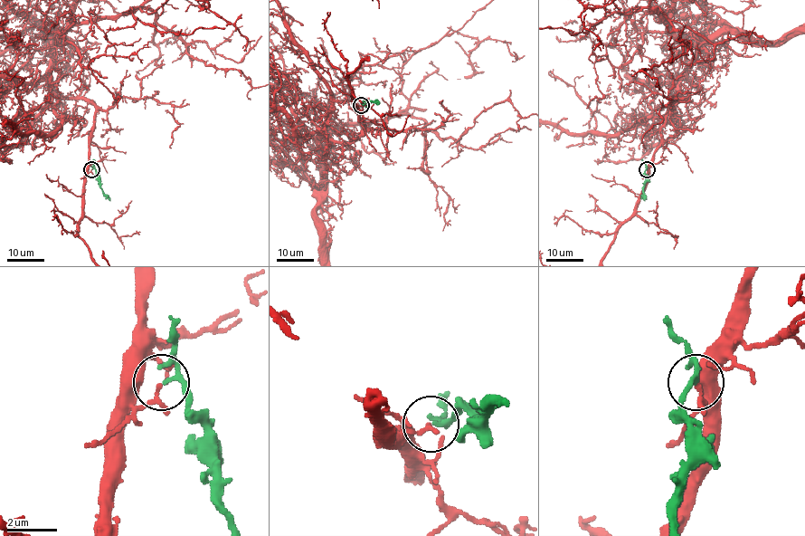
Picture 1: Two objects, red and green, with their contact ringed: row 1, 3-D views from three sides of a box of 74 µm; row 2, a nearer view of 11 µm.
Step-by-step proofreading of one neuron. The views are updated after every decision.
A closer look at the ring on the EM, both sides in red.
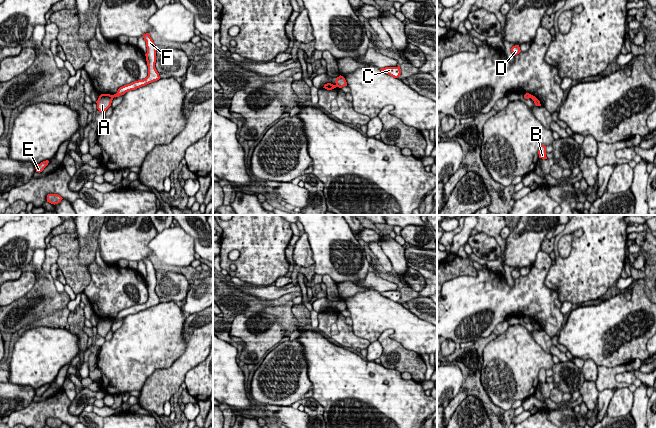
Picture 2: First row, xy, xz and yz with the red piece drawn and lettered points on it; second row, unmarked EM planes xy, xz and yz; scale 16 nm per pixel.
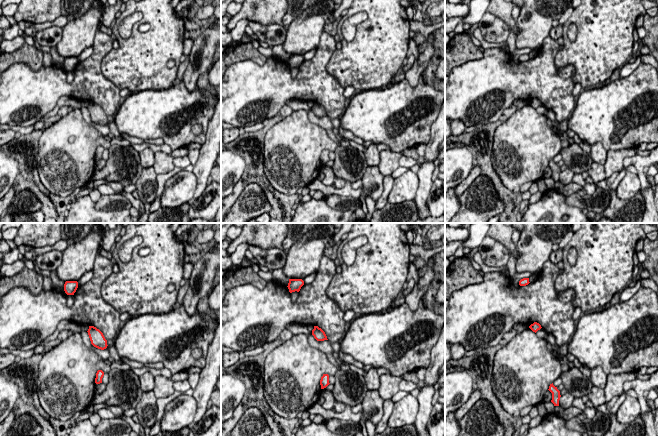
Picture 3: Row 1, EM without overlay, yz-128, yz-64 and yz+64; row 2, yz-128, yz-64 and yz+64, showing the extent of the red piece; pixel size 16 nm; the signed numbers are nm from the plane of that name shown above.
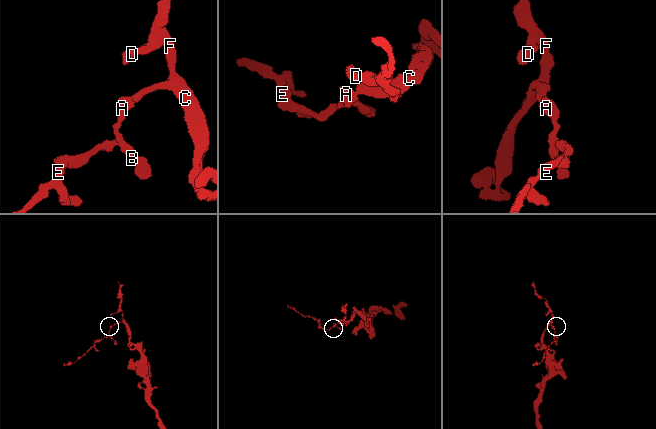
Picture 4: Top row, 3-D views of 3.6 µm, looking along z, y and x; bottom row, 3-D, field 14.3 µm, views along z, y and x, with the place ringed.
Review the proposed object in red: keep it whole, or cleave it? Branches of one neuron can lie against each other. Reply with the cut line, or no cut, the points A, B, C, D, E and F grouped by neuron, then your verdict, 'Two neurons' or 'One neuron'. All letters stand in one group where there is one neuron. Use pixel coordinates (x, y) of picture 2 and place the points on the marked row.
Split along yz (532, 95), (530, 97). Groups: A B E / C D F. Two neurons

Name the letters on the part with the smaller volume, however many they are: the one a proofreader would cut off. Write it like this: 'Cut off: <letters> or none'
Cut off: A, B, E

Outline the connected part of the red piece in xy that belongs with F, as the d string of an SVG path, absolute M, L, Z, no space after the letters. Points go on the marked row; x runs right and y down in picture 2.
M149 33L144 34L142 37L146 41L146 47L147 47L147 53L145 54L145 56L148 66L148 76L143 80L134 81L130 84L120 87L117 93L113 95L113 97L119 97L120 95L124 95L128 91L135 90L137 88L140 88L142 86L145 86L149 83L152 83L160 79L159 73L155 68L156 46L152 38L150 37Z

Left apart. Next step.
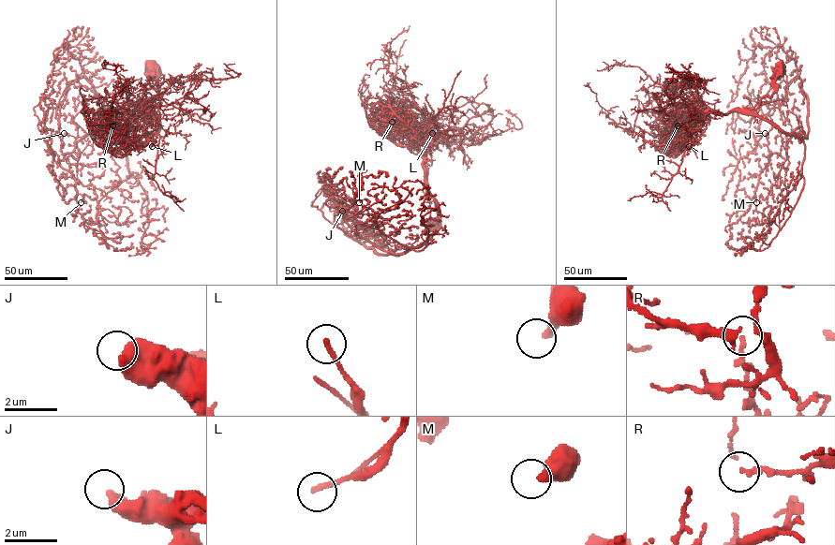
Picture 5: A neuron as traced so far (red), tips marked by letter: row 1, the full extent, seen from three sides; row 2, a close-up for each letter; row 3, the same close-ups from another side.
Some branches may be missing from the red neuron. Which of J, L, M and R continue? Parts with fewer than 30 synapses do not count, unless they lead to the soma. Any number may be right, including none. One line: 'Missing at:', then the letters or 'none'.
Missing at: none

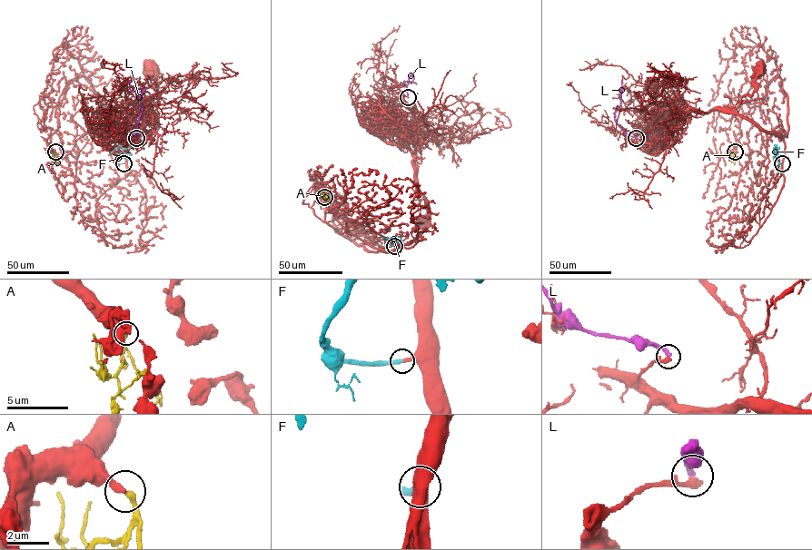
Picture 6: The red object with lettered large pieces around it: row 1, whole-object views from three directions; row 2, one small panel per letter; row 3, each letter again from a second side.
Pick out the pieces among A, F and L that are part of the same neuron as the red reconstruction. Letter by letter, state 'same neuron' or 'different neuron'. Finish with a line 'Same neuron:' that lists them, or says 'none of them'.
A: different neuron
F: same neuron
L: different neuron
Same neuron: F

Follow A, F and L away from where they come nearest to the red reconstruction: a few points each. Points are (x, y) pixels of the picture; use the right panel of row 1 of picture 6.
A: (735, 152), (734, 164)
F: (782, 163), (777, 158), (775, 145), (772, 152)
L: (637, 138), (625, 133), (614, 119), (614, 112), (621, 100), (621, 81)

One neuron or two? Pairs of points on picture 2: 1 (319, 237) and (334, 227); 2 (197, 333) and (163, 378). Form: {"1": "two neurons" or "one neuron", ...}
{"1": "one neuron", "2": "one neuron"}

